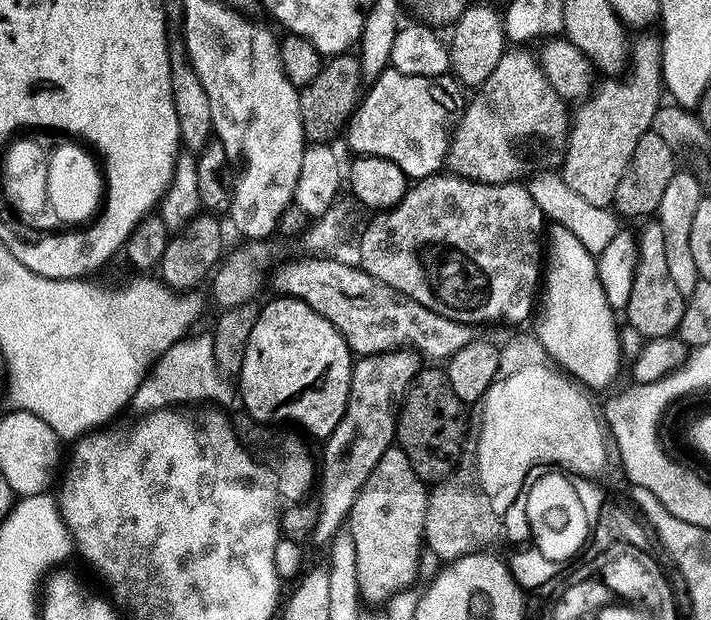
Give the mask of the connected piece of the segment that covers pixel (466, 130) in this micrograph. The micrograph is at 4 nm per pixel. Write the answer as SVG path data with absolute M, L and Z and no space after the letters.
M528 50L505 51L494 72L482 85L480 93L484 93L465 112L463 109L459 113L448 142L446 168L449 173L477 180L480 184L507 184L519 177L516 175L523 170L524 151L532 152L535 148L563 149L570 127L569 105L551 88L537 57L532 52L524 51Z

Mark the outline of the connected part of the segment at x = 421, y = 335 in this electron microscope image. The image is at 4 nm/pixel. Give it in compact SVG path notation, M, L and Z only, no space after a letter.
M304 254L301 257L301 260L288 260L276 273L273 271L270 288L273 288L273 293L306 302L310 310L318 310L318 314L322 314L322 318L329 320L338 334L342 334L357 357L400 350L408 345L425 361L440 362L474 339L471 325L456 323L415 304L409 296L378 282L378 278L366 274L355 263L331 260L333 257L328 254Z

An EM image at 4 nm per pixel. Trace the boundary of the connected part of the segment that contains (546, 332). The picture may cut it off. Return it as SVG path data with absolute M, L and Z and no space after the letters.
M551 223L546 236L551 246L544 258L534 334L565 373L587 389L600 390L615 380L624 360L615 309L605 296L595 255L561 224Z

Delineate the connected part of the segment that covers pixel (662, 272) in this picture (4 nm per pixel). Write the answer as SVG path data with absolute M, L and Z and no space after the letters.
M648 222L638 235L638 255L632 273L632 285L628 287L626 323L634 326L645 340L673 335L679 329L684 313L685 296L674 286L670 270L666 266L666 242L662 242L662 226L658 222Z

